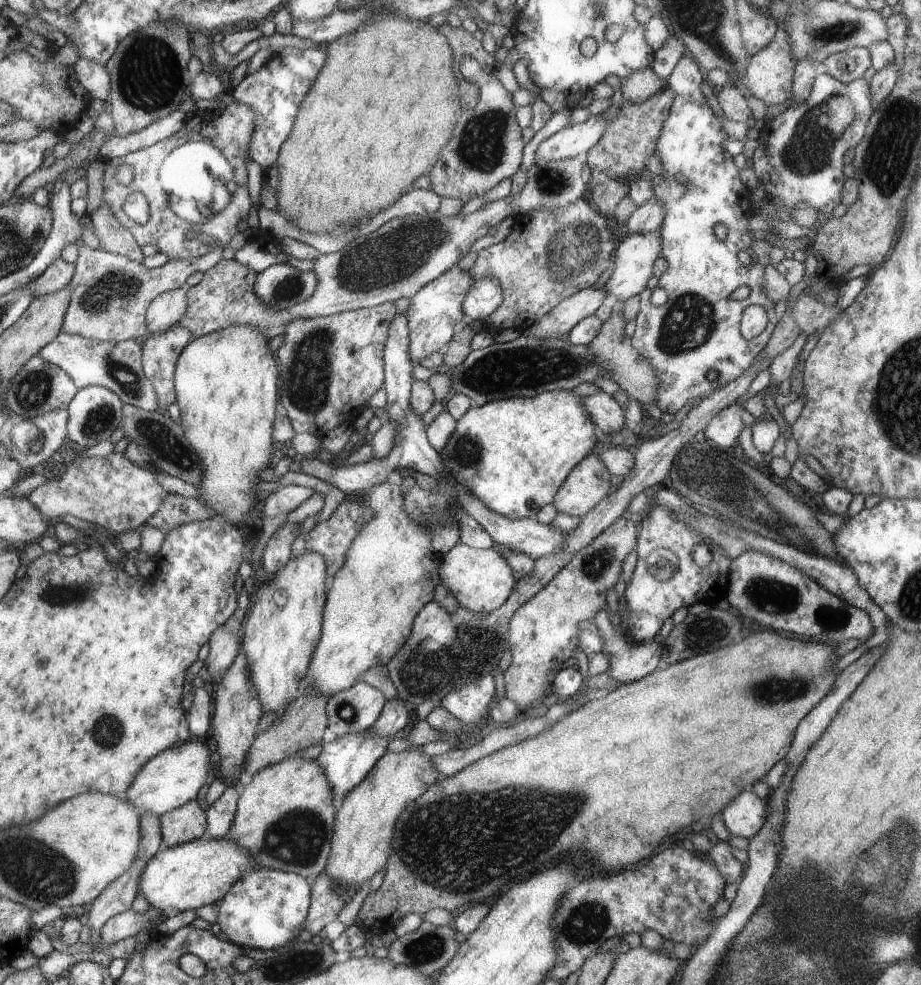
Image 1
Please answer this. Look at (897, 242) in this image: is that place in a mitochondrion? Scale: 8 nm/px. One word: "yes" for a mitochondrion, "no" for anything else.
no

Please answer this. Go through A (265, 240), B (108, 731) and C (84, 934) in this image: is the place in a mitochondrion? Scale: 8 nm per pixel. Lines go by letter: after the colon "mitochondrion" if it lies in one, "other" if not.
A: other
B: mitochondrion
C: other

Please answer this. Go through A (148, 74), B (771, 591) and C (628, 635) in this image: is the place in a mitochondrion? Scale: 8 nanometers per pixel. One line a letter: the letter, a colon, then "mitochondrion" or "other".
A: mitochondrion
B: mitochondrion
C: other

